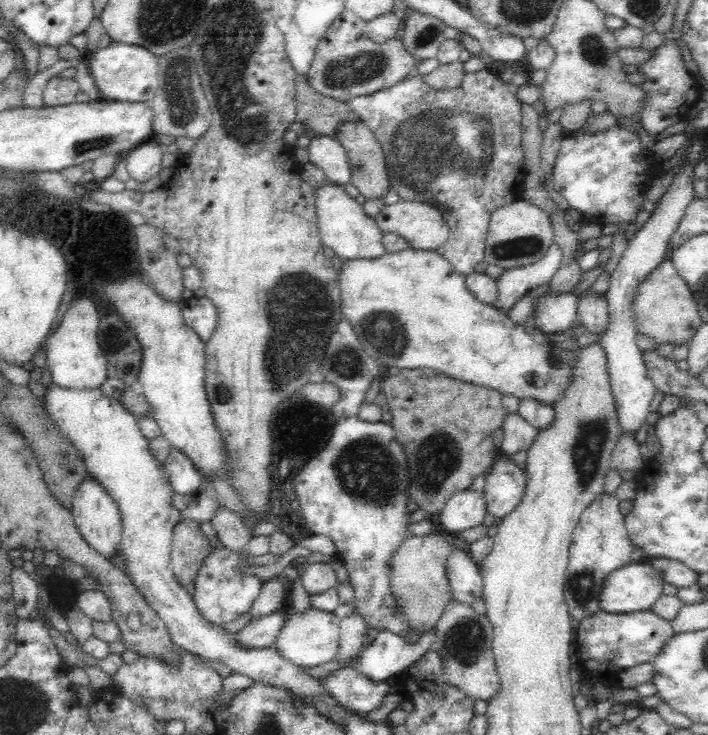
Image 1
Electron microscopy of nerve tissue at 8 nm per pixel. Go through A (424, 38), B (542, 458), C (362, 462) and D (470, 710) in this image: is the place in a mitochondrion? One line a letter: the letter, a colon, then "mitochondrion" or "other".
A: mitochondrion
B: other
C: mitochondrion
D: other

